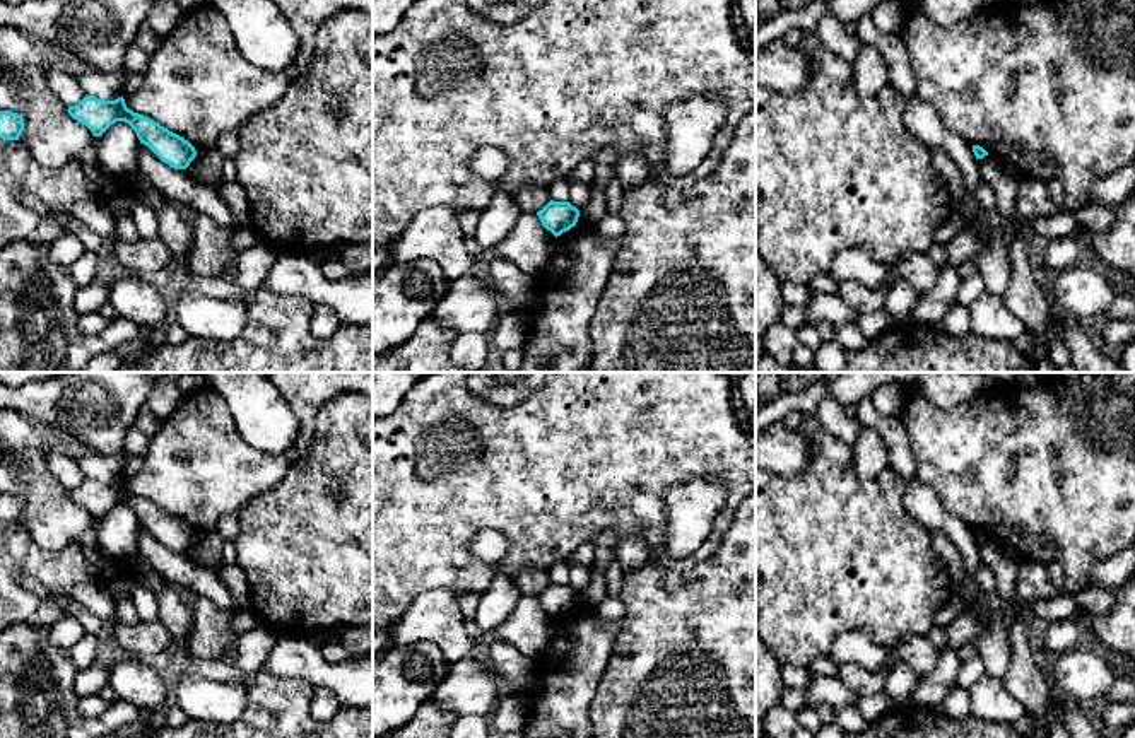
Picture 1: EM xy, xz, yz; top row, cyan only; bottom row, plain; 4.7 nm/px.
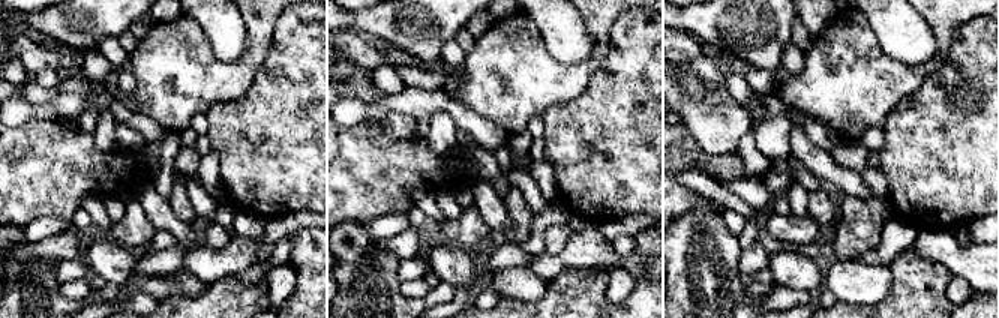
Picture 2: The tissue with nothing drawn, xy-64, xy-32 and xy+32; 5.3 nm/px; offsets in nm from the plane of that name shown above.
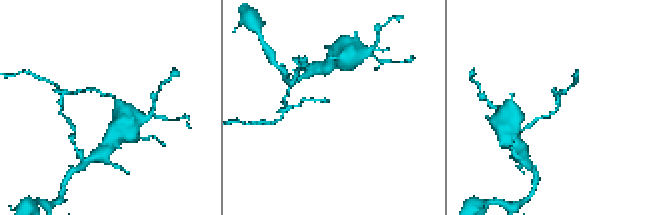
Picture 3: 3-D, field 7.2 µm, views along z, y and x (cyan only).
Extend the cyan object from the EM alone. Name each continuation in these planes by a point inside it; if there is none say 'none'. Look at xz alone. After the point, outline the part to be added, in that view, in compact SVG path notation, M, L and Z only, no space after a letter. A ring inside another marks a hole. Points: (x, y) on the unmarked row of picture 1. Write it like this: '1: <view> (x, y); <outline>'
none

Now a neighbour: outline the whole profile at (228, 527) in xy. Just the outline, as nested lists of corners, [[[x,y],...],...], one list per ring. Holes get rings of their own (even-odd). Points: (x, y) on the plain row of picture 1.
[[[222,516],[217,531],[224,542],[236,542],[239,536],[239,523],[236,516]]]

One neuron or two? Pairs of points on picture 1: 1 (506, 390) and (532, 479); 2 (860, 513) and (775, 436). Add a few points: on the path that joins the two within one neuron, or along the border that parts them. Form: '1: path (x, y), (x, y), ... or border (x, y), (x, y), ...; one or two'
1: border (532, 393), (513, 405), (494, 405), (472, 395); two
2: border (805, 433), (811, 462), (795, 474), (773, 472); two

